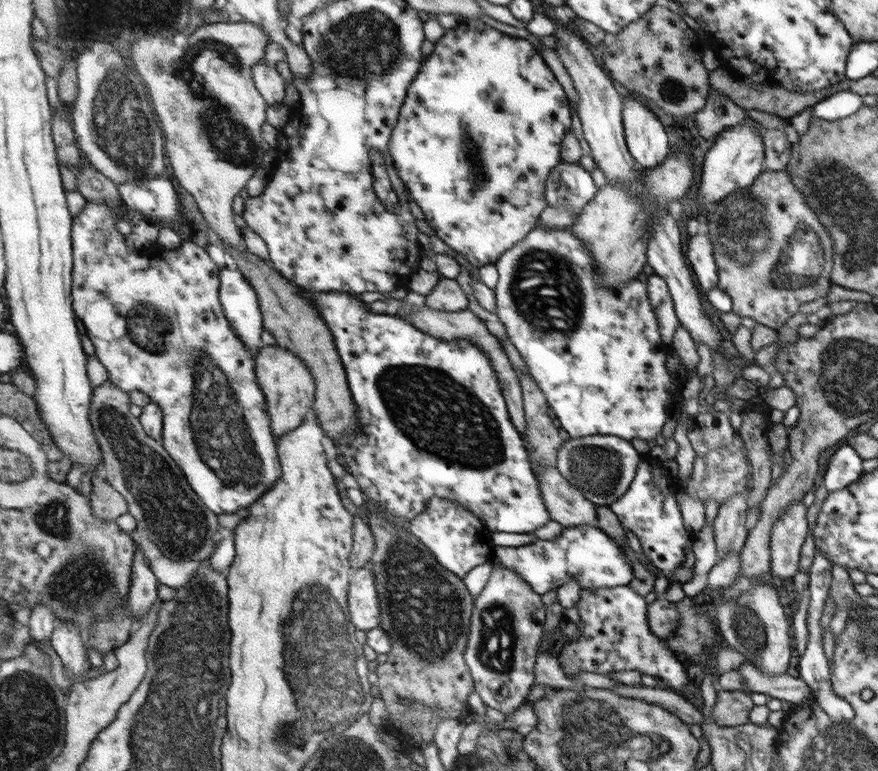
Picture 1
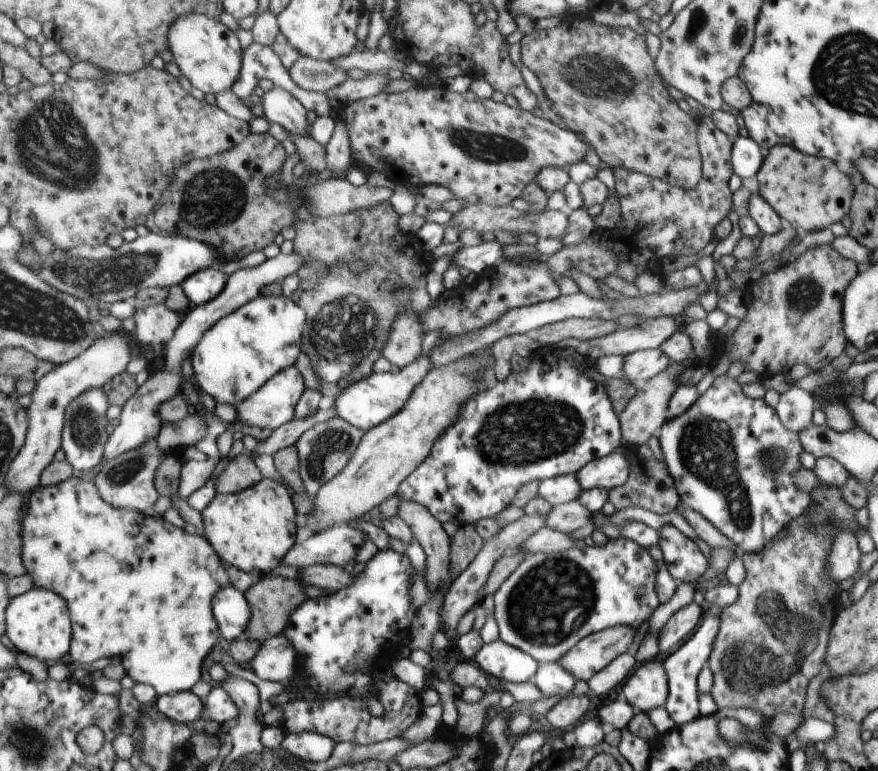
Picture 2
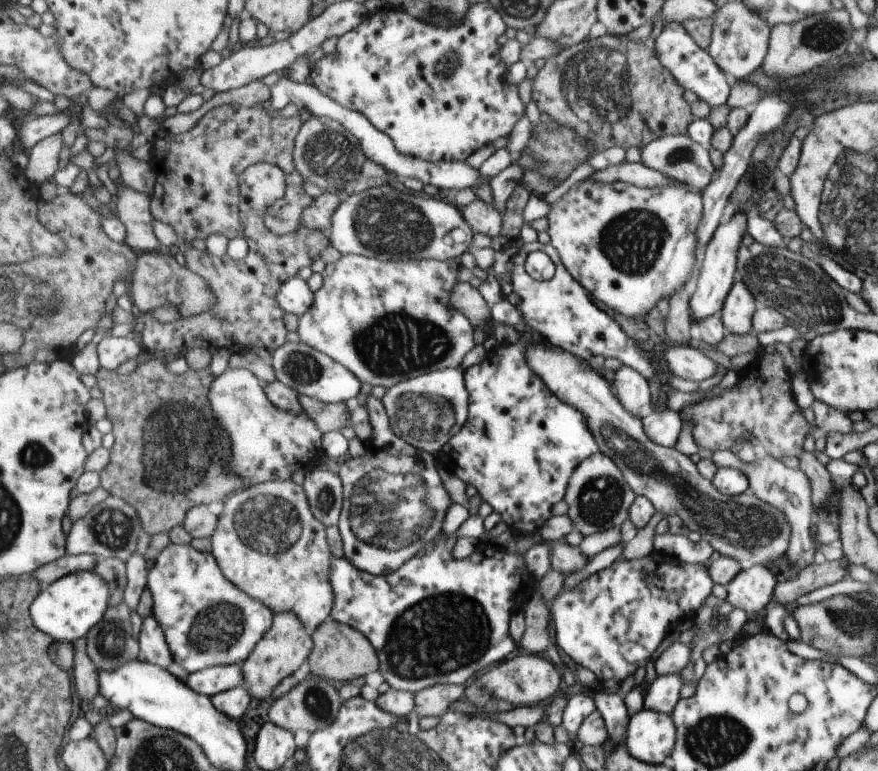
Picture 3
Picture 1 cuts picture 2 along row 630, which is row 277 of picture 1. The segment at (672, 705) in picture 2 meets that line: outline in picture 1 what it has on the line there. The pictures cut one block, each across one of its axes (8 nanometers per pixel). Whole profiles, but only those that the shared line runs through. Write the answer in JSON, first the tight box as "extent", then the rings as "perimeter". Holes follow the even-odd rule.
{"extent":[687,234,719,292],"perimeter":[[[696,234],[688,236],[687,259],[696,272],[696,282],[700,283],[700,291],[710,292],[719,282],[719,268],[716,267],[712,242],[708,235]]]}

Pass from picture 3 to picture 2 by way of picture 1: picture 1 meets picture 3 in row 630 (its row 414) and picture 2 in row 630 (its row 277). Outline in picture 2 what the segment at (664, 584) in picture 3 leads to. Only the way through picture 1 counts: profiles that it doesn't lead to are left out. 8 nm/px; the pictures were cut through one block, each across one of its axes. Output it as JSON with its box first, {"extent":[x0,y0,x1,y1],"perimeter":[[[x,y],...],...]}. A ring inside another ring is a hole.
{"extent":[494,538,660,664],"perimeter":[[[622,538],[610,539],[605,546],[587,547],[586,550],[576,546],[558,553],[528,554],[494,593],[494,618],[500,639],[532,656],[538,664],[560,661],[574,646],[597,631],[617,625],[642,628],[641,624],[660,604],[655,577],[656,564],[649,550]]]}

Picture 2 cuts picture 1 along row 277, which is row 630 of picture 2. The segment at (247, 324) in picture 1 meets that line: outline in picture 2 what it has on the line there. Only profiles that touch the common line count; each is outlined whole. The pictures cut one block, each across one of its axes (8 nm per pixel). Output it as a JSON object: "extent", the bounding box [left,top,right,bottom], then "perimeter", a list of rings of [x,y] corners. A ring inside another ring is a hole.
{"extent":[213,585,253,642],"perimeter":[[[232,585],[223,587],[213,599],[213,610],[226,640],[234,642],[247,633],[253,611],[246,593]]]}

